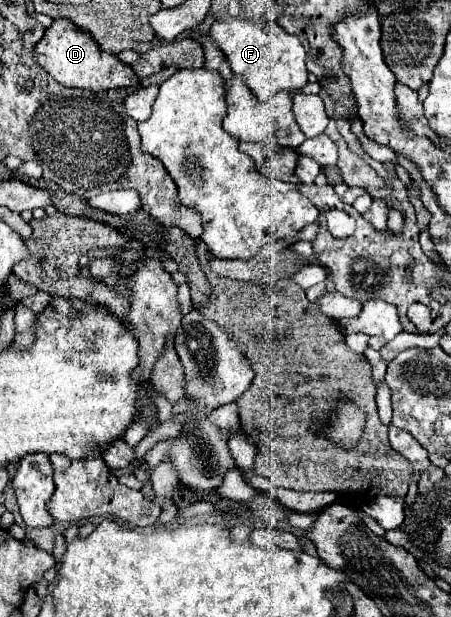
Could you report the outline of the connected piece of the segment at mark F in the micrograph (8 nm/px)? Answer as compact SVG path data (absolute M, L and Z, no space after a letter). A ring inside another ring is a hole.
M246 18L220 20L212 24L210 36L224 52L232 72L242 76L252 94L262 102L278 90L296 90L308 82L306 48L300 38L288 34L282 26L276 26L276 22L254 22Z

